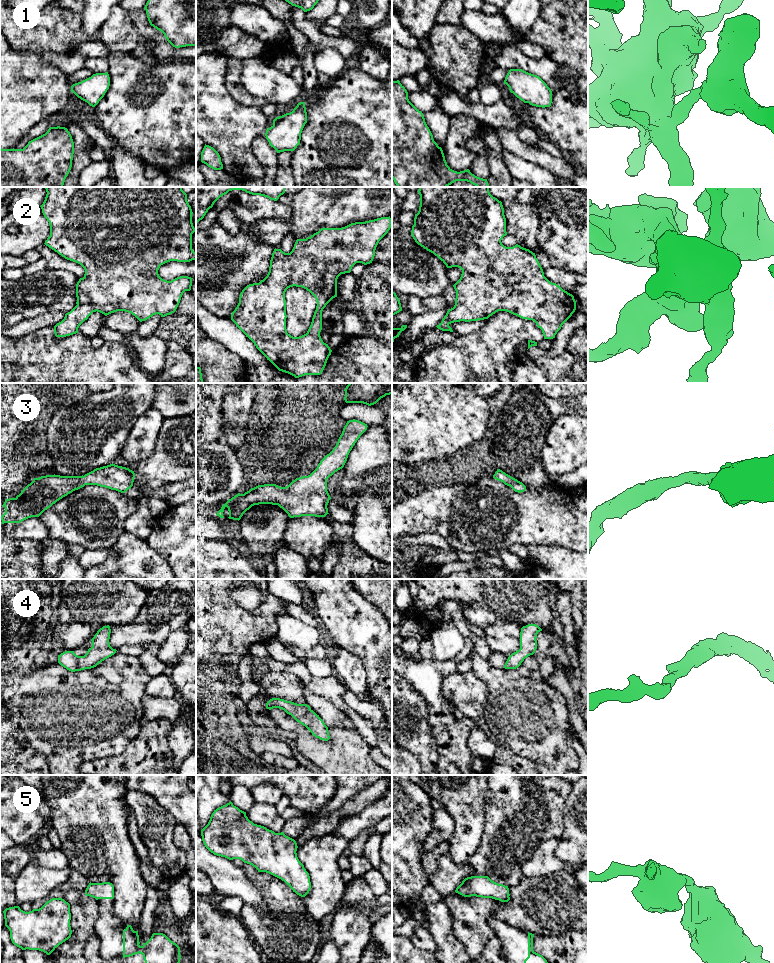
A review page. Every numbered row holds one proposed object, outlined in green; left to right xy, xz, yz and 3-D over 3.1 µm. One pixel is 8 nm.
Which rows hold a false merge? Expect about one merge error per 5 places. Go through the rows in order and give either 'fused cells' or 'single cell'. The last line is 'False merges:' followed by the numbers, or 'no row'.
1: single cell
2: single cell
3: single cell
4: single cell
5: single cell
False merges: no row

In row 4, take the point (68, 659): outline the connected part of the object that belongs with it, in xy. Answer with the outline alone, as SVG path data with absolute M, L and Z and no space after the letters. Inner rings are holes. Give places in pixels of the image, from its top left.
M110 626L100 628L91 639L92 647L84 656L78 656L74 651L65 651L58 655L58 663L71 672L91 669L116 653L110 646Z

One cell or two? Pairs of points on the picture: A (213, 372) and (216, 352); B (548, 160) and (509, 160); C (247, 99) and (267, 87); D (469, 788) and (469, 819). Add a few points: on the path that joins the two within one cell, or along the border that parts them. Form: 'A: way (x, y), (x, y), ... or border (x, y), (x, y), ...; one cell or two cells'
A: way (216, 367), (216, 357); one cell
B: border (505, 149), (547, 170); two cells
C: border (241, 74), (242, 85), (253, 95), (267, 101); two cells
D: way (469, 796), (472, 805), (469, 811); one cell

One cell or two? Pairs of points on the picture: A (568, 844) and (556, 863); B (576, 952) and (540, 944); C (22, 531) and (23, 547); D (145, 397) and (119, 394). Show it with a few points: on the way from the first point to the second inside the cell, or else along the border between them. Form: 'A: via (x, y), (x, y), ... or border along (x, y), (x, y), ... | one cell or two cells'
A: border along (559, 838), (555, 854), (568, 867) | two cells
B: via (567, 949), (565, 947), (549, 947) | one cell
C: border along (24, 539), (40, 543) | two cells
D: via (139, 396), (125, 396) | one cell

